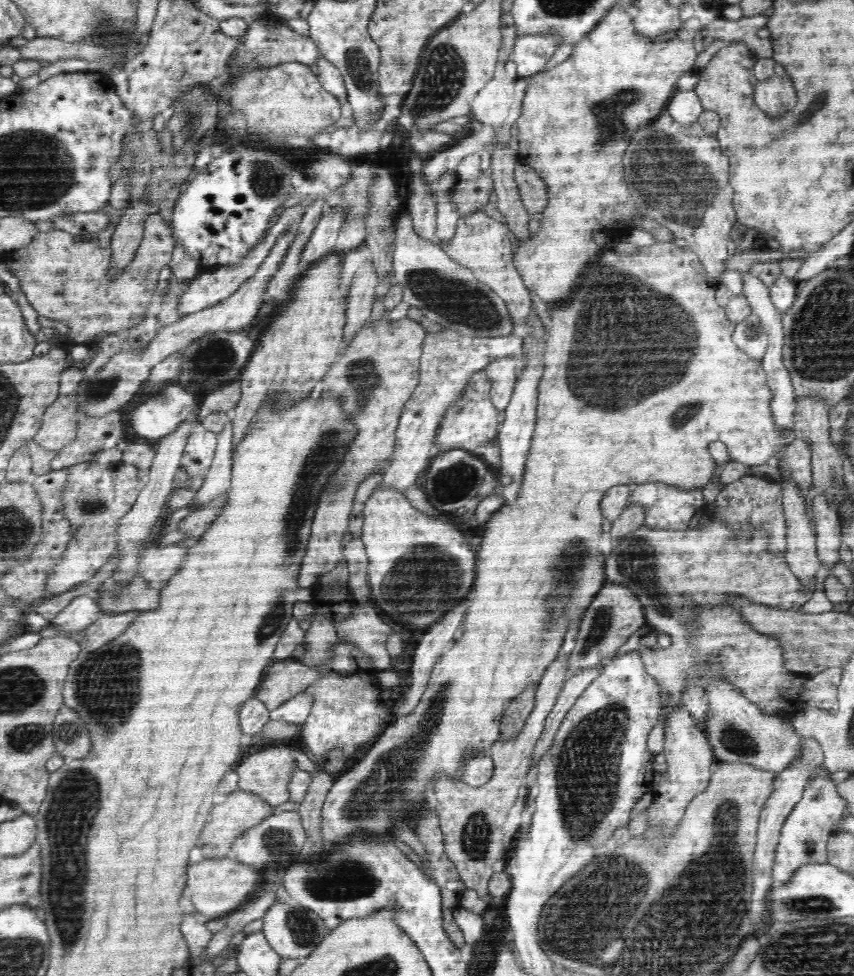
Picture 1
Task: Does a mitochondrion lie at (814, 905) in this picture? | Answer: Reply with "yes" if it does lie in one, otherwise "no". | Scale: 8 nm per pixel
yes

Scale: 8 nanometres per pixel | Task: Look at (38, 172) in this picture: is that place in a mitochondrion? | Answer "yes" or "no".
yes

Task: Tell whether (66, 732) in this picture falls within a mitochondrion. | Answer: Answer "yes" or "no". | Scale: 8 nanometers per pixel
yes

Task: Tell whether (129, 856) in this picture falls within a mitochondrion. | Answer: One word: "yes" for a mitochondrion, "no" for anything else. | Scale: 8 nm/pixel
no

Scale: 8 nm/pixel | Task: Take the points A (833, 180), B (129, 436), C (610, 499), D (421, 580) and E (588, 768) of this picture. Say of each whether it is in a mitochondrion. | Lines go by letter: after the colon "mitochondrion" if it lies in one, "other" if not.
A: other
B: other
C: other
D: mitochondrion
E: mitochondrion

